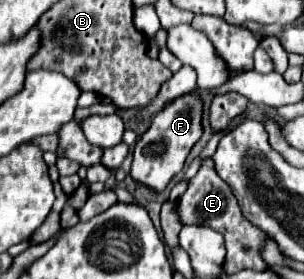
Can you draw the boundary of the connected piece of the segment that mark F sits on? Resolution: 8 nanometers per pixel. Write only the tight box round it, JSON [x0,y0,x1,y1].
[131,94,201,192]

